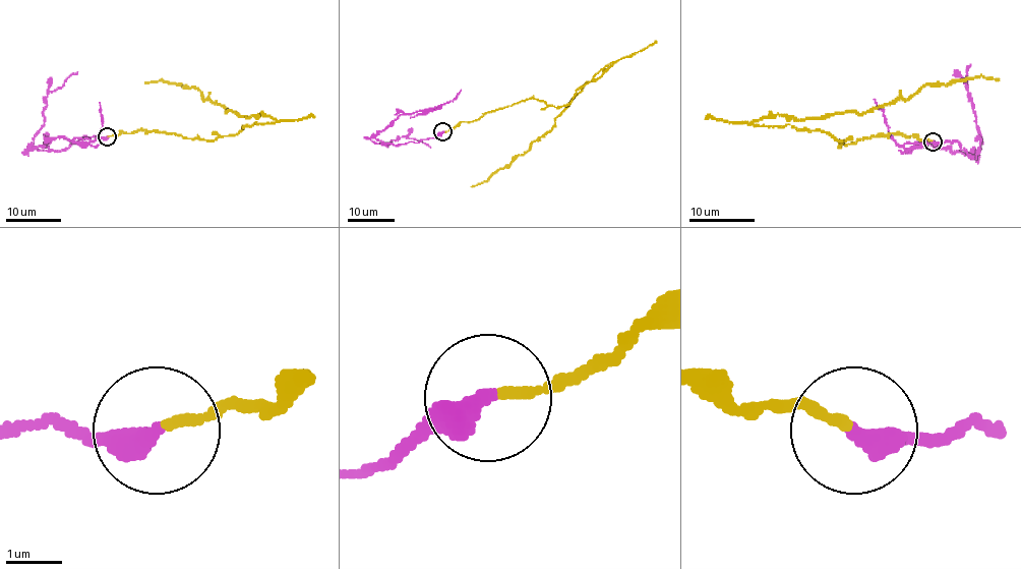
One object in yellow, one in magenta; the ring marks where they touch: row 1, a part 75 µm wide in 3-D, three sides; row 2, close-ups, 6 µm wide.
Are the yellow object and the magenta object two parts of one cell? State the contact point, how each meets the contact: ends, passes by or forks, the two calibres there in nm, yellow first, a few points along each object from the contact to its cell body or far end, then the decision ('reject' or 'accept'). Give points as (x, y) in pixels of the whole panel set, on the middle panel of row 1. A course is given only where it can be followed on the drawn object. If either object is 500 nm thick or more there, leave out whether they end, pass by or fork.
(442, 131) | yellow ends | magenta ends | 160/440 nm | yellow via (443, 132), (532, 98), (561, 107), (579, 88), (615, 61), (599, 77), (588, 81), (528, 151), (471, 186) | magenta via (442, 132), (432, 137), (395, 145), (375, 137), (403, 113), (453, 101), (461, 90) | reject

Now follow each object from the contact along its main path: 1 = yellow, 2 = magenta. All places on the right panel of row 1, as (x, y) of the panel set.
1: (933, 141), (890, 133), (838, 147), (823, 130), (753, 123), (871, 112), (926, 84), (999, 80)
2: (933, 141), (958, 141), (976, 157), (928, 140), (905, 150), (874, 99)

